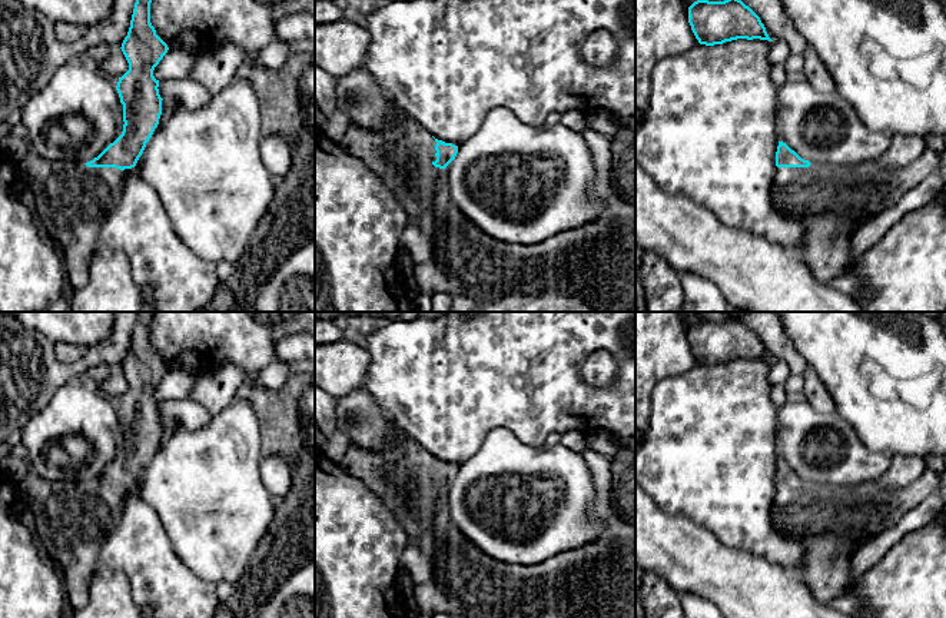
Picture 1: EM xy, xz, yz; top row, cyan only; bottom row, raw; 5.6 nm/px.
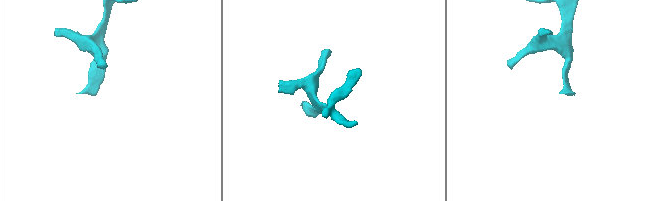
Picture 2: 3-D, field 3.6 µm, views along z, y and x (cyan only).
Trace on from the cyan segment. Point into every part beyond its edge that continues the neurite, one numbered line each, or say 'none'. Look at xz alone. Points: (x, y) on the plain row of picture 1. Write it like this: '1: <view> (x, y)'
1: xz (597, 580)

